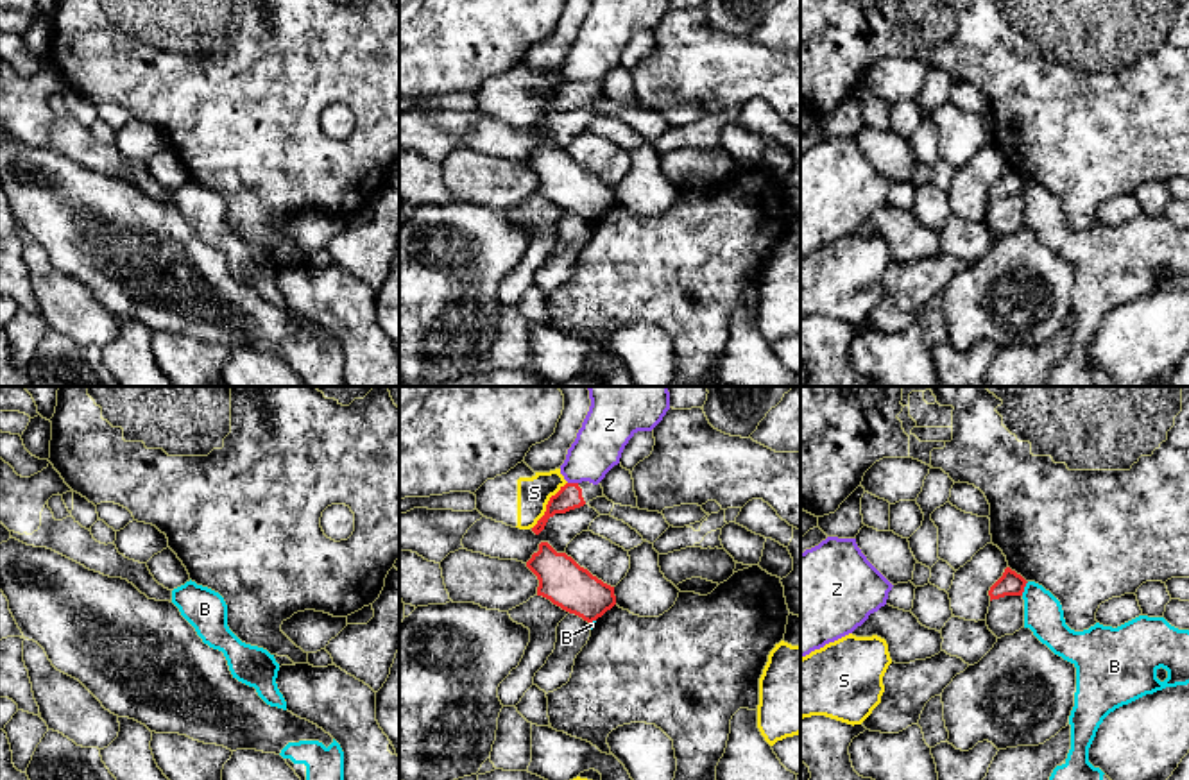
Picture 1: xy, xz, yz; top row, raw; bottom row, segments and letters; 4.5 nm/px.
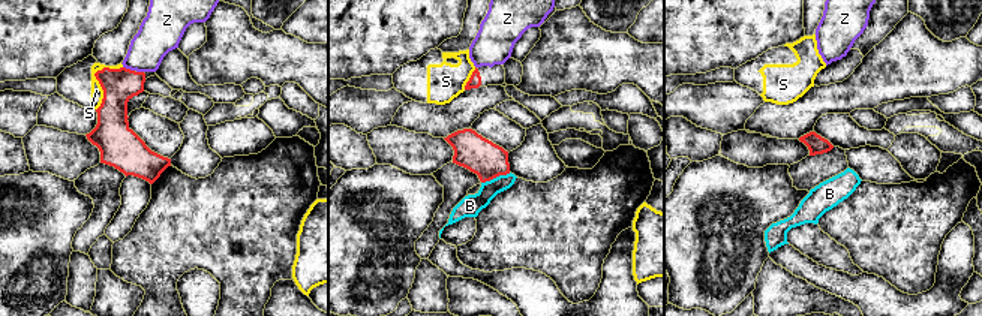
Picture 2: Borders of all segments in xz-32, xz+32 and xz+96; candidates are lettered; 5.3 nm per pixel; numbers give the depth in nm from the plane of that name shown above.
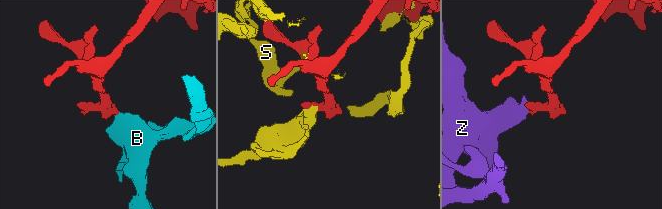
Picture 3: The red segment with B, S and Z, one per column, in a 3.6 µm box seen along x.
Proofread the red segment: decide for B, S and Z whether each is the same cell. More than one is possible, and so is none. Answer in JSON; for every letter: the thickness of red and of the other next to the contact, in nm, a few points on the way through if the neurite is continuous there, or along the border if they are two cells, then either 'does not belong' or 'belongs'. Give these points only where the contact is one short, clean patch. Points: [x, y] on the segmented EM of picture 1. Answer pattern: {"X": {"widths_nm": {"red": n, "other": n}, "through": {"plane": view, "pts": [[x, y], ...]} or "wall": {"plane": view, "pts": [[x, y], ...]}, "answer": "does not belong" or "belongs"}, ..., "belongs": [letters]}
{"B": {"widths_nm": {"red": 110, "other": 180}, "wall": {"plane": "yz", "pts": [[1028, 582], [1021, 594]]}, "answer": "does not belong"}, "S": {"widths_nm": {"red": 110, "other": 150}, "answer": "does not belong"}, "Z": {"widths_nm": {"red": 110, "other": 220}, "wall": {"plane": "xz", "pts": [[568, 482], [577, 483]]}, "answer": "does not belong"}, "belongs": []}

